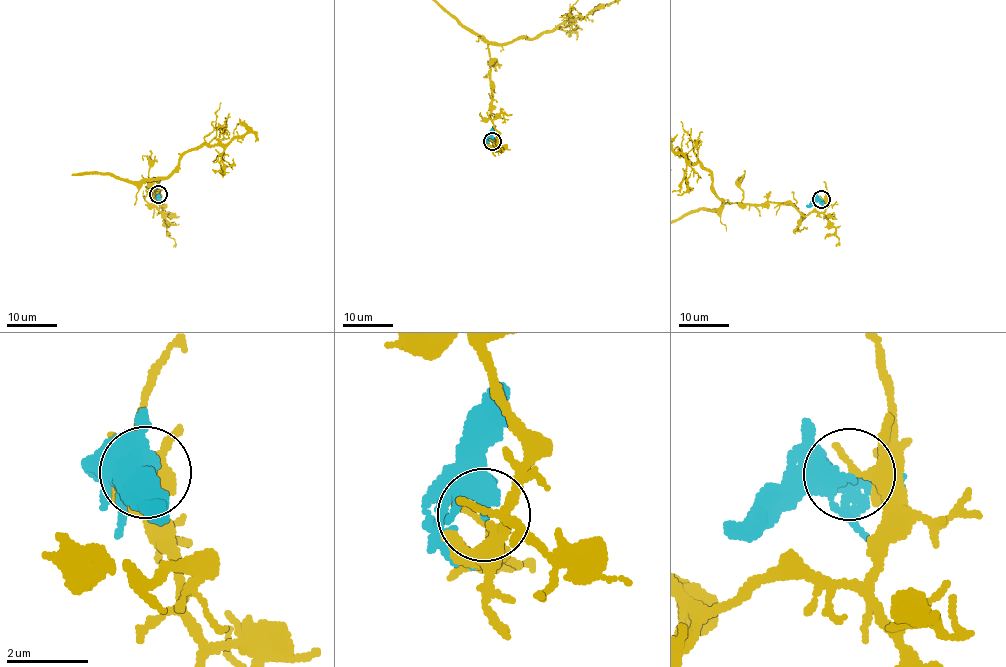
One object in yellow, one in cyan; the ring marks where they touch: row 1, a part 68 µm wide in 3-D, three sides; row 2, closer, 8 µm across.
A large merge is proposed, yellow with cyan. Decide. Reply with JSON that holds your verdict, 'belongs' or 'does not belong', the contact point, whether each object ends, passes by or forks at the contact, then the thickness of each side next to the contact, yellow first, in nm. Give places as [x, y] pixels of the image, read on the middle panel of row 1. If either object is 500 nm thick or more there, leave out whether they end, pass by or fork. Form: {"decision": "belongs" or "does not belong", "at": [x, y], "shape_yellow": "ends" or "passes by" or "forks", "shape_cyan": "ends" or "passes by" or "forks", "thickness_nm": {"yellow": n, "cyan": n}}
{"decision": "does not belong", "at": [492, 141], "shape_yellow": "ends", "shape_cyan": "passes by", "thickness_nm": {"yellow": 300, "cyan": 360}}

